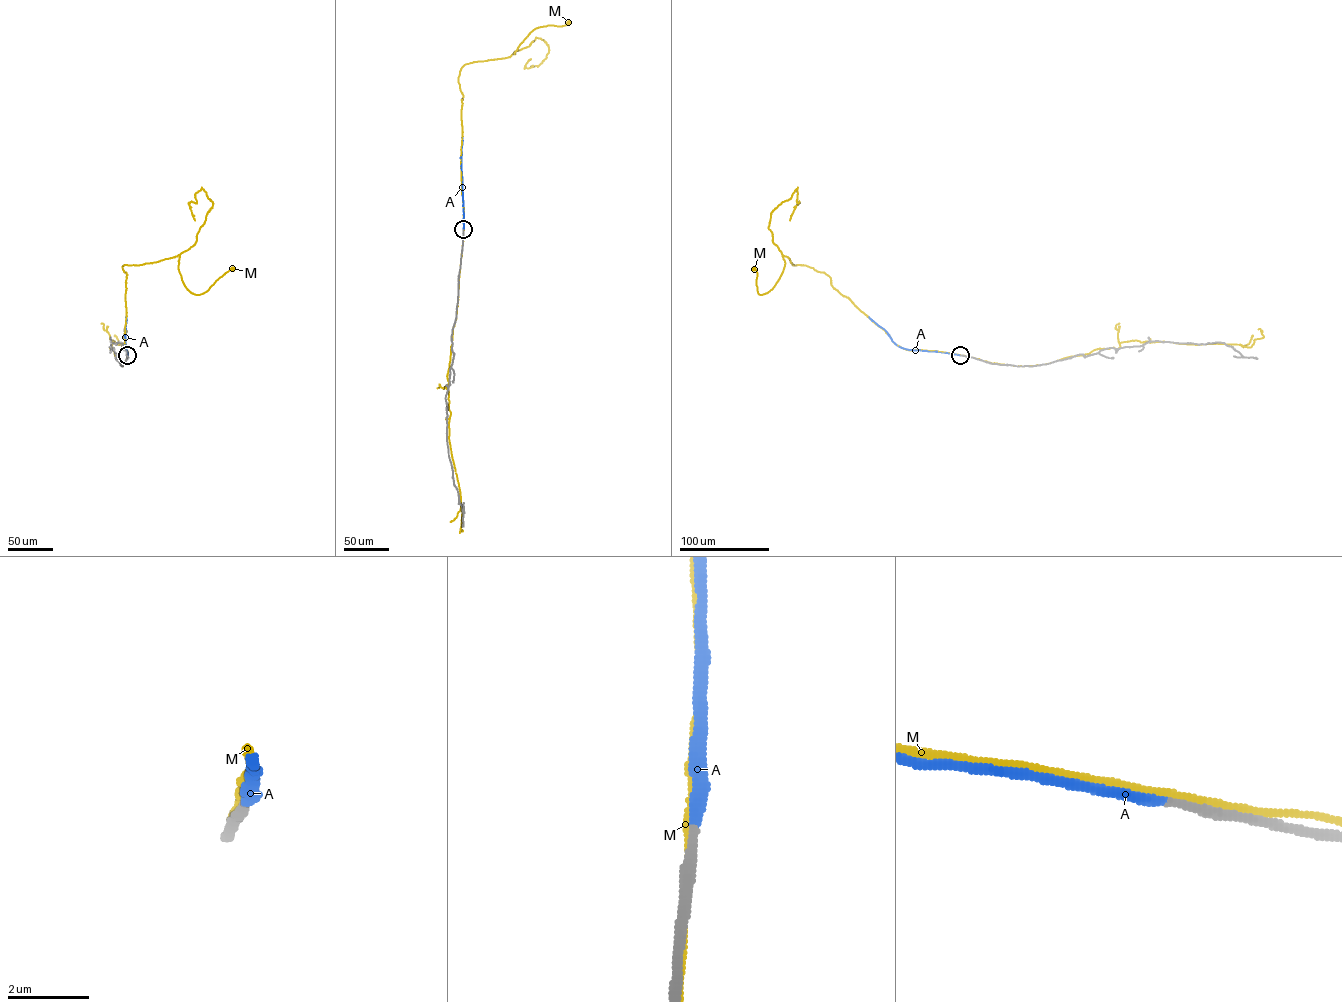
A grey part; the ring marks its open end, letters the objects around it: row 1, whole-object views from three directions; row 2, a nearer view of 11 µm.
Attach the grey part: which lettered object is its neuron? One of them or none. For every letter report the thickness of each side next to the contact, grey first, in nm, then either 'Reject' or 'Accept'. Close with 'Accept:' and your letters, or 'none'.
A: Thickness 240 nm (grey) against 280 nm. Accept
M: Thickness 260 nm (grey) against 190 nm. Reject
Accept: A

